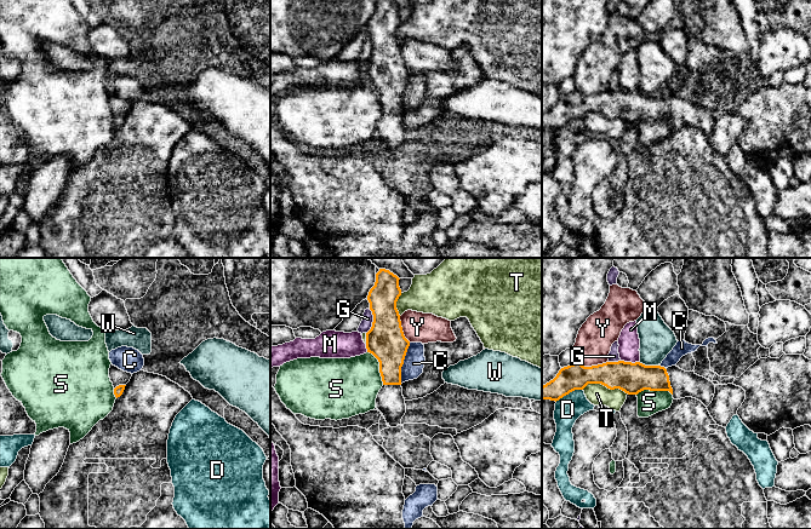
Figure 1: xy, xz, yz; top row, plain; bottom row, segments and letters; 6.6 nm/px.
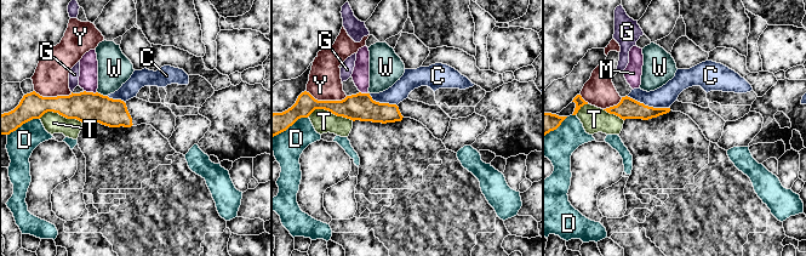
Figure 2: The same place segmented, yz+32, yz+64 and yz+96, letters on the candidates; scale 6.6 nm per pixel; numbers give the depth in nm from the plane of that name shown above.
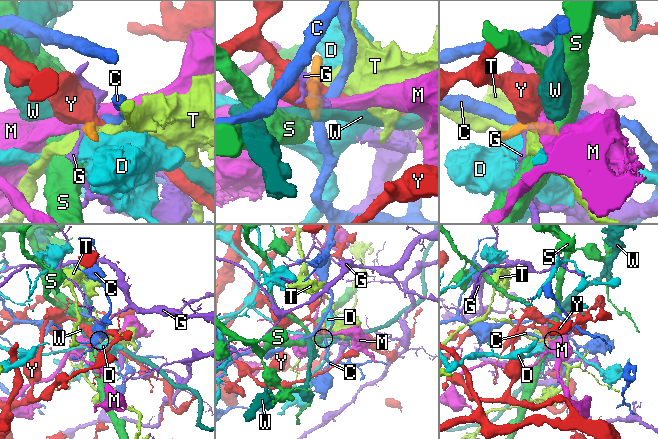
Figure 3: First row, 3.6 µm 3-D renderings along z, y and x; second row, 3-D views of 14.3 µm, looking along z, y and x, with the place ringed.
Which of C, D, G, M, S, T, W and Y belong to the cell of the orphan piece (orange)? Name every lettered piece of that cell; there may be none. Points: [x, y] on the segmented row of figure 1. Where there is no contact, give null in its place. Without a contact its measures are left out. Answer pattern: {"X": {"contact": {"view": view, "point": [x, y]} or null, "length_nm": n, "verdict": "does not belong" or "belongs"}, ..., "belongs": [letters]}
{"C": {"contact": {"view": "xz", "point": [403, 363]}, "length_nm": 280, "verdict": "does not belong"}, "D": {"contact": {"view": "yz", "point": [569, 392]}, "length_nm": 200, "verdict": "does not belong"}, "G": {"contact": {"view": "xz", "point": [373, 321]}, "length_nm": 180, "verdict": "does not belong"}, "M": {"contact": {"view": "yz", "point": [630, 362]}, "length_nm": 130, "verdict": "does not belong"}, "S": {"contact": {"view": "yz", "point": [654, 390]}, "length_nm": 240, "verdict": "does not belong"}, "T": {"contact": {"view": "yz", "point": [605, 385]}, "length_nm": 320, "verdict": "does not belong"}, "W": {"contact": {"view": "yz", "point": [649, 366]}, "length_nm": 130, "verdict": "does not belong"}, "Y": {"contact": {"view": "yz", "point": [592, 366]}, "length_nm": 220, "verdict": "does not belong"}, "belongs": []}

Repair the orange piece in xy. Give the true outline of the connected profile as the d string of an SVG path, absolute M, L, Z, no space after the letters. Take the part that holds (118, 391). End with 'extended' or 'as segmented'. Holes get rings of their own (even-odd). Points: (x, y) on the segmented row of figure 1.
M110 364L109 378L114 386L115 397L120 397L125 390L126 384L130 381L132 374L119 369L118 367Z; extended

